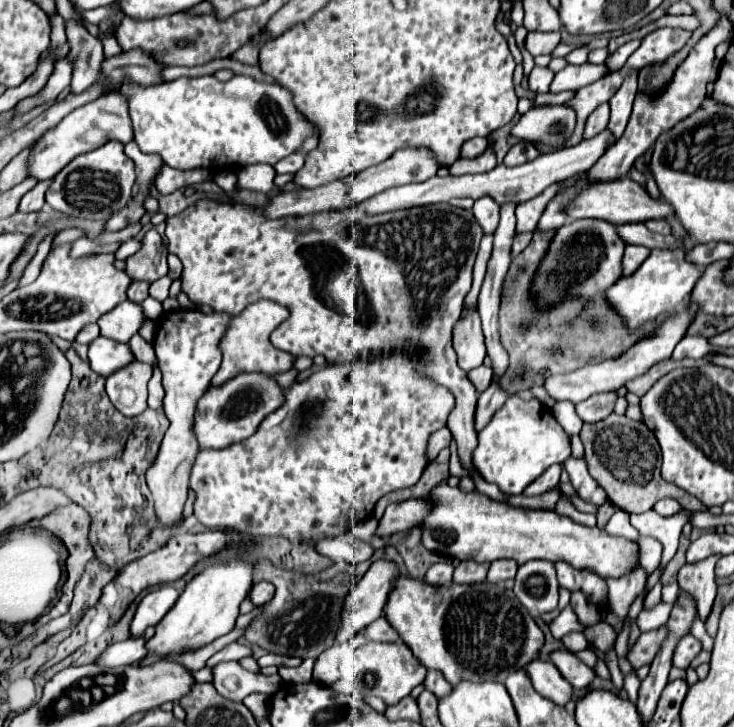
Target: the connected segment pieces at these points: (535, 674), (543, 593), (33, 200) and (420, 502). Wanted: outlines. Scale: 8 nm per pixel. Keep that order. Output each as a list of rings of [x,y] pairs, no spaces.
[[[533,659],[523,667],[523,671],[531,679],[531,685],[539,695],[559,705],[565,705],[571,699],[571,685],[559,675],[557,667],[551,661]]]
[[[527,561],[519,567],[513,587],[517,599],[533,613],[541,615],[557,609],[559,583],[551,561]]]
[[[37,183],[35,189],[27,191],[21,199],[21,205],[19,205],[19,211],[23,213],[31,213],[31,211],[41,211],[43,205],[45,205],[45,191],[51,183]]]
[[[409,499],[403,503],[391,503],[385,509],[385,515],[379,519],[375,535],[389,539],[395,533],[415,527],[417,521],[421,521],[427,511],[431,511],[431,503],[427,499]]]

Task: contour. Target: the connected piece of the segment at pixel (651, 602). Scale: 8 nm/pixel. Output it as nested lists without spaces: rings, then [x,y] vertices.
[[[659,579],[657,584],[651,589],[644,600],[644,609],[654,607],[661,600],[662,584]]]

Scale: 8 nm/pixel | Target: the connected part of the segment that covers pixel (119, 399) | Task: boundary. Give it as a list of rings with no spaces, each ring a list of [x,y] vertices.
[[[135,361],[107,377],[107,395],[123,415],[135,417],[147,409],[147,383],[151,373],[151,365]]]

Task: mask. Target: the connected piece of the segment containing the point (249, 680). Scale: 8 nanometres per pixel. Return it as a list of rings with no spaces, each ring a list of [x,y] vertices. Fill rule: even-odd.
[[[219,663],[215,665],[215,677],[213,677],[215,689],[231,701],[243,701],[249,693],[265,693],[265,695],[273,695],[283,679],[279,675],[267,677],[267,675],[253,675],[251,671],[243,669],[241,665],[227,665],[227,663]]]

